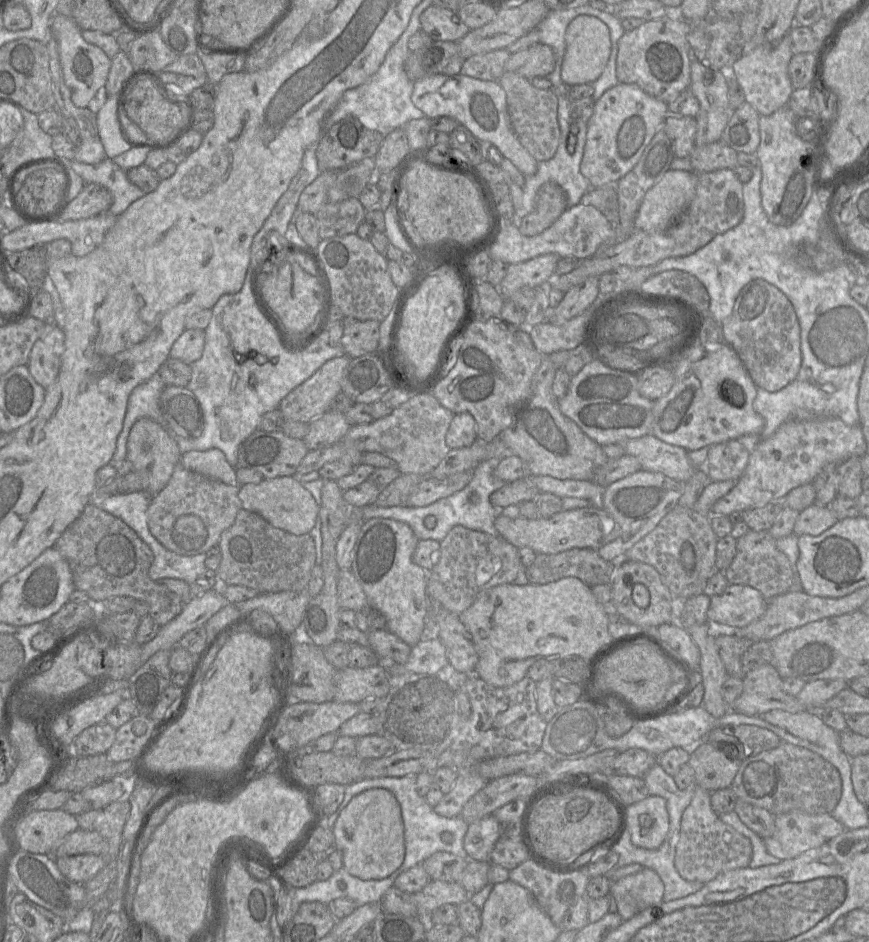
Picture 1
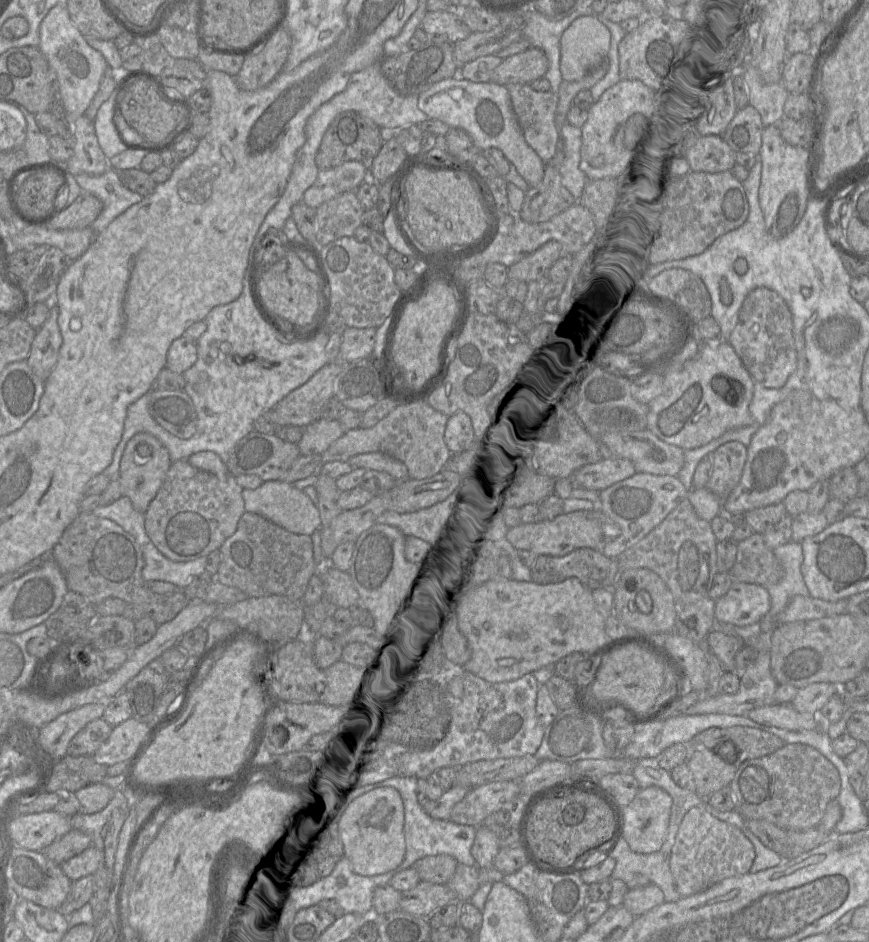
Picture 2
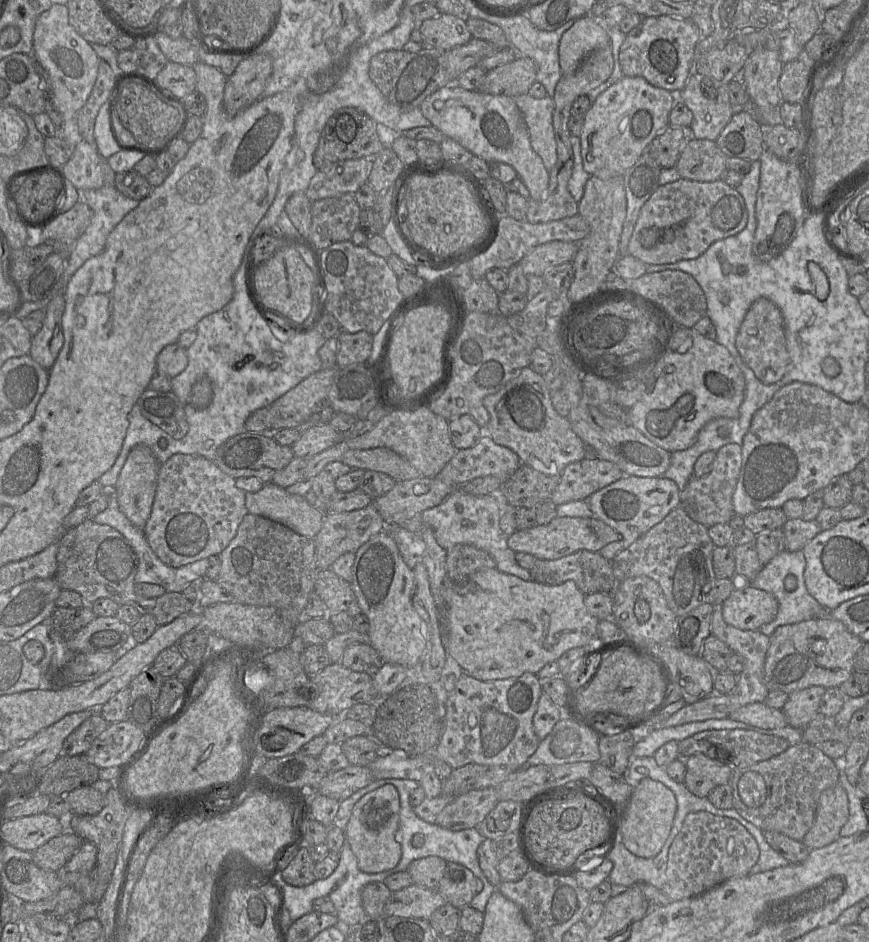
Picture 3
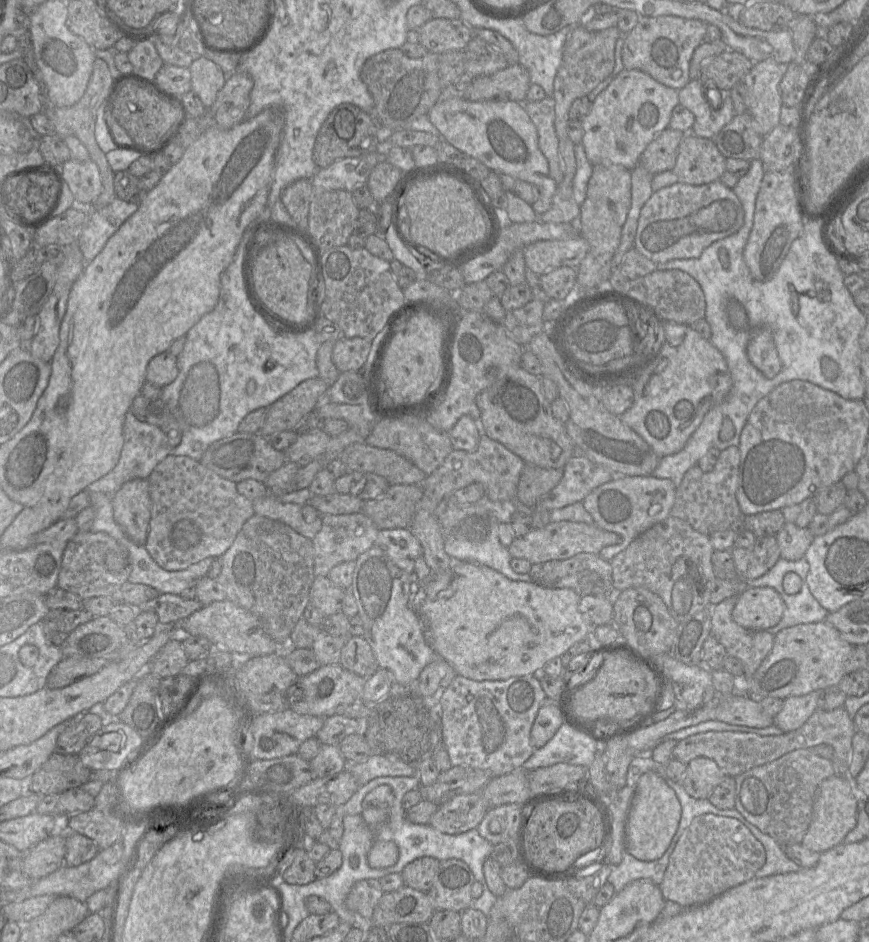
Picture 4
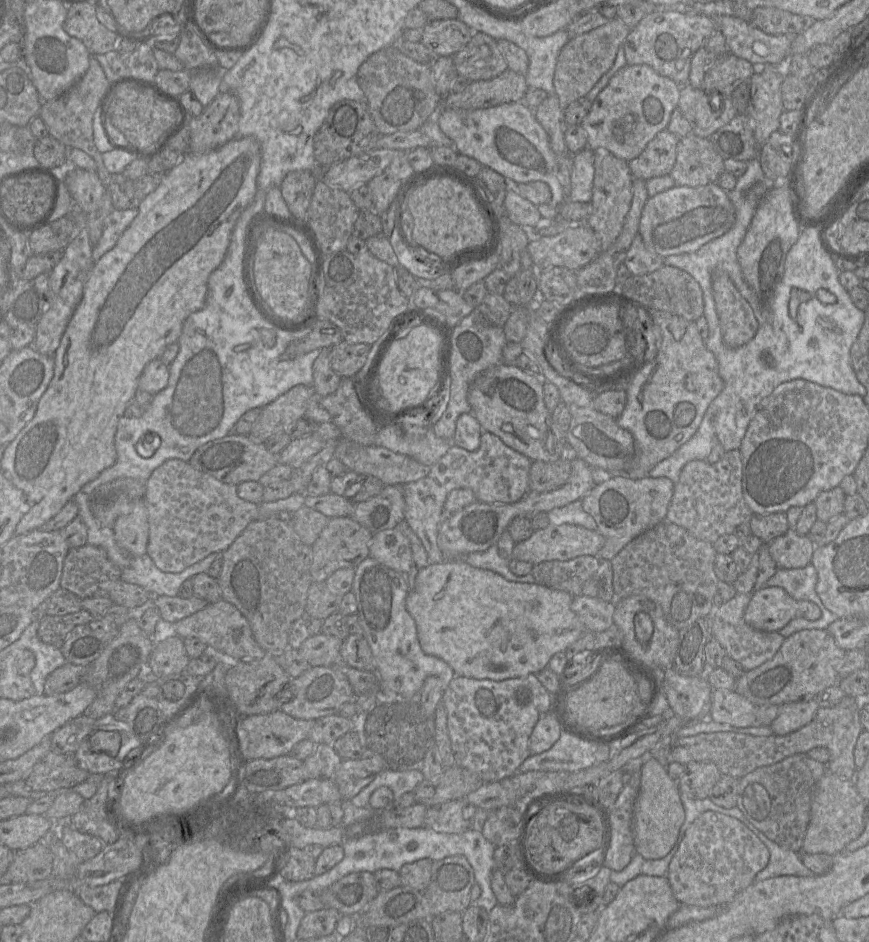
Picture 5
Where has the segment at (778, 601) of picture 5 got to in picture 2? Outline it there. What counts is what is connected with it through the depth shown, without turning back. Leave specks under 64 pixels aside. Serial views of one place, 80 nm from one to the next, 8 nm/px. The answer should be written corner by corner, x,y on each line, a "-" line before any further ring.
734,581
728,592
715,601
715,618
720,623
757,627
770,608
770,595
765,587

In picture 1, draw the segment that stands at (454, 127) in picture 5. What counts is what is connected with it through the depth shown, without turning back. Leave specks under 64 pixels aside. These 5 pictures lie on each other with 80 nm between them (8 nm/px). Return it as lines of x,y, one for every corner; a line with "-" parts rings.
463,74
426,76
414,82
411,96
413,104
425,117
433,119
447,116
466,127
478,141
486,141
498,148
504,158
524,175
537,171
537,161
517,139
508,115
506,93
498,81
486,81

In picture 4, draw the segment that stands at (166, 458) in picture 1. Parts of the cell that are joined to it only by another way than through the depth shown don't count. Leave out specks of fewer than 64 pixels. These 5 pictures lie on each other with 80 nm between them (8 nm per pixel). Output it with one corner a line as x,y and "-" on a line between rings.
148,479
125,482
111,499
116,523
133,542
145,546
151,518

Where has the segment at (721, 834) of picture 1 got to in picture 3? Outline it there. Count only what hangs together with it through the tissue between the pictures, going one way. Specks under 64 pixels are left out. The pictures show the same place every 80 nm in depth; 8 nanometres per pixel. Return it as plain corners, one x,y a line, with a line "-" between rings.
707,811
689,813
669,850
666,869
667,881
662,892
671,901
700,895
730,878
748,875
751,868
757,863
759,855
760,851
756,840
735,819
716,816

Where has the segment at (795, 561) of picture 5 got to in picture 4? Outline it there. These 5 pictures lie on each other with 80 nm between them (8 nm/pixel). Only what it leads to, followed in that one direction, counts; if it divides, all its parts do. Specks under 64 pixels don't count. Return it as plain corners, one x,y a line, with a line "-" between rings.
786,522
776,534
780,557
790,561
803,558
815,537
809,527
801,528
795,523

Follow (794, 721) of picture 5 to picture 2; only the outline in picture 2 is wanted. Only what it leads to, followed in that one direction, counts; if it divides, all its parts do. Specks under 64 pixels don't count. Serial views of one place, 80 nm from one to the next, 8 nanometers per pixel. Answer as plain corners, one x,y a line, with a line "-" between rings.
812,683
798,689
791,705
798,712
817,716
827,701
839,691
840,687
832,683

